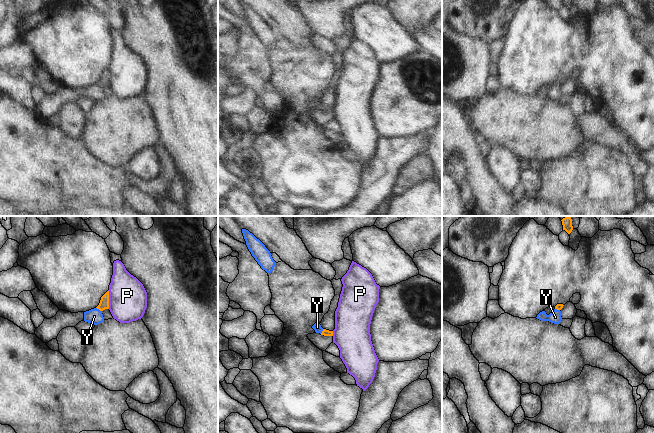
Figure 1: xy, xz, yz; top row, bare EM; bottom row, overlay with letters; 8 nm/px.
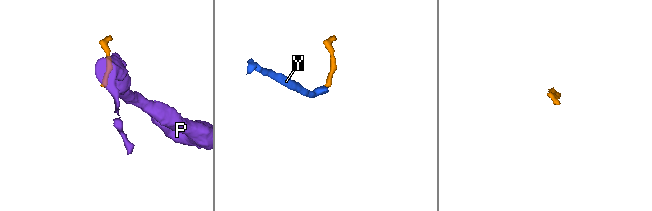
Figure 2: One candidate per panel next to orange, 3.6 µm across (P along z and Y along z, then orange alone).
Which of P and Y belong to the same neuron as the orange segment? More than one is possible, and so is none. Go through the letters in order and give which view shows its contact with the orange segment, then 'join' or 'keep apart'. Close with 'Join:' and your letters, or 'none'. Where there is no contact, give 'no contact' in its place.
P: xy | keep apart
Y: xy | join
Join: Y

